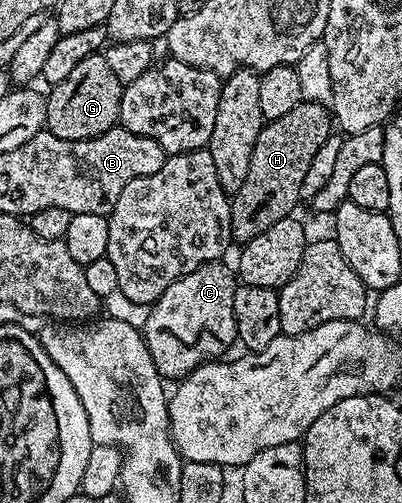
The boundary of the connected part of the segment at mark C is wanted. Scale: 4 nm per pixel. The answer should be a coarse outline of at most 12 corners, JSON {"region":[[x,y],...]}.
{"region":[[202,264],[151,305],[142,329],[159,356],[159,332],[195,332],[197,316],[233,314],[236,273]]}

